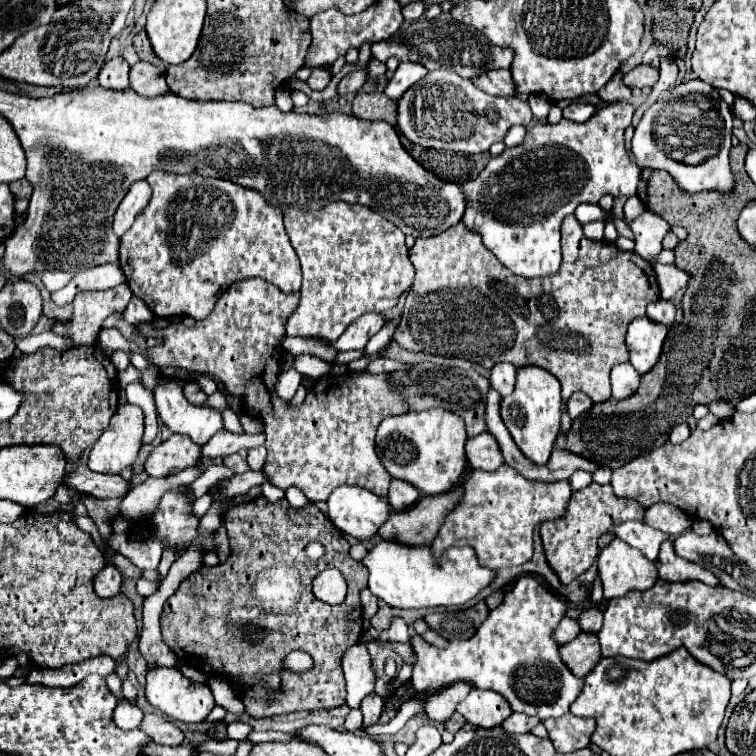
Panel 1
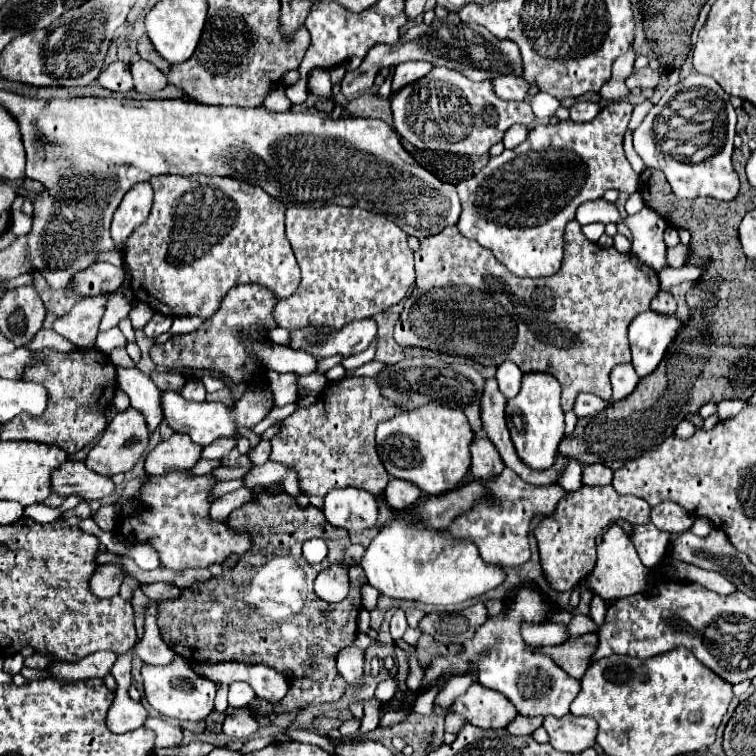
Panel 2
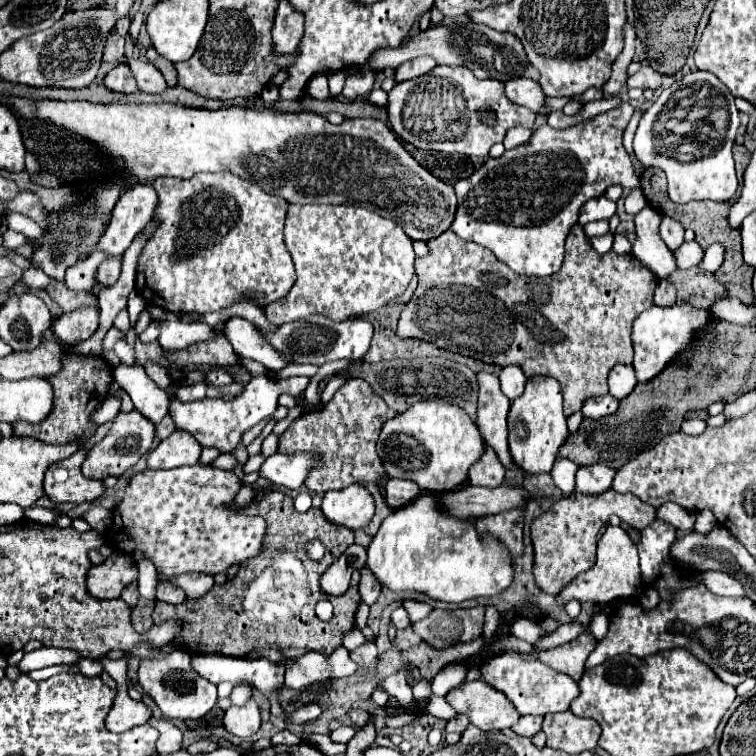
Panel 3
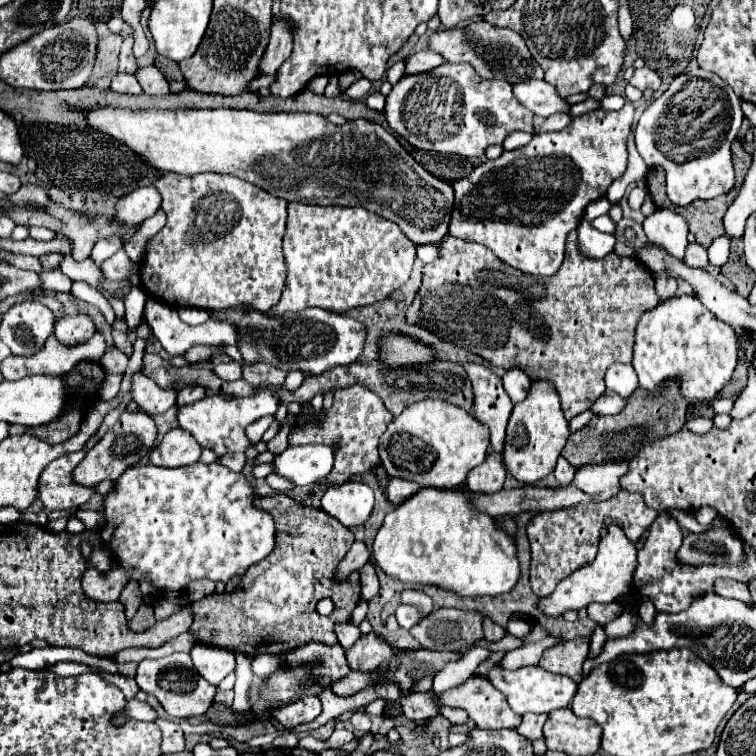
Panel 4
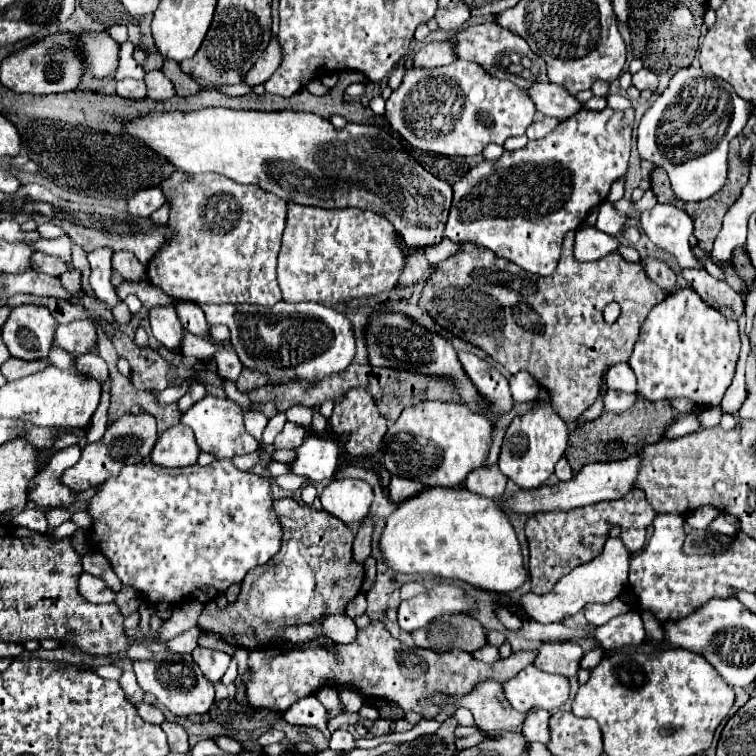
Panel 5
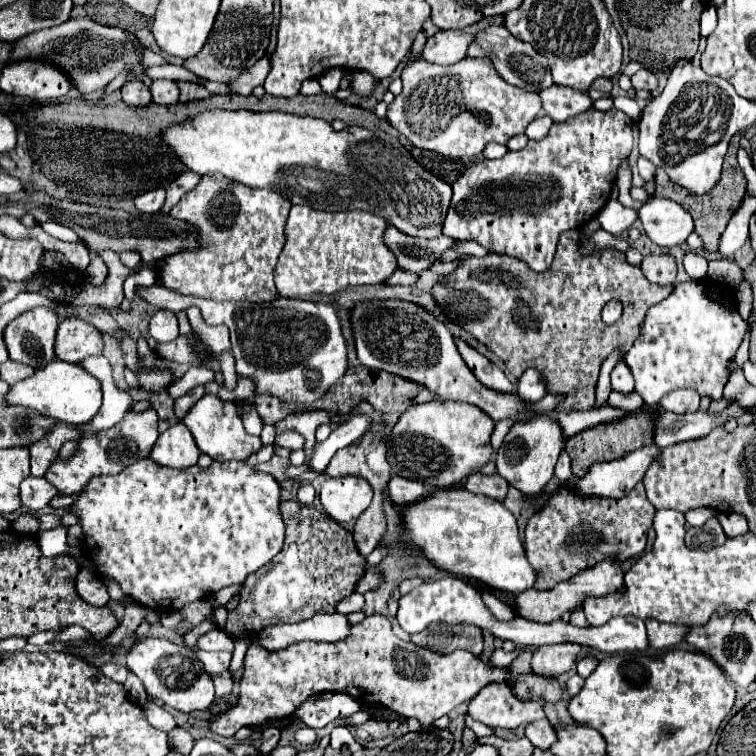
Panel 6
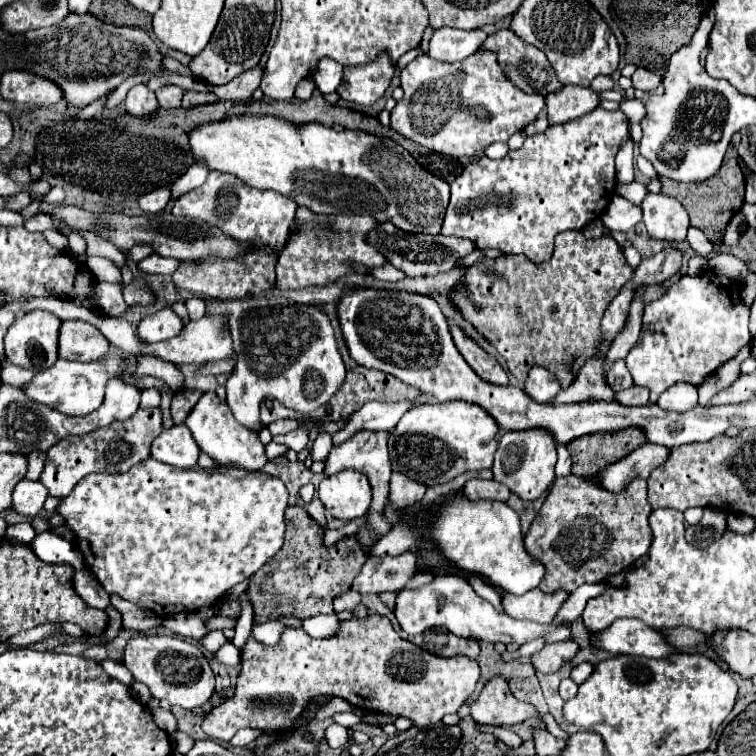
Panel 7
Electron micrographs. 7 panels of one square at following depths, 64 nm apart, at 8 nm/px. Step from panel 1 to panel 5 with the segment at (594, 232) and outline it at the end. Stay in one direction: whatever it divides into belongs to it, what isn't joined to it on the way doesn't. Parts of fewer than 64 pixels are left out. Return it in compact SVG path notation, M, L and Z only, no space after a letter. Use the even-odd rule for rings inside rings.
M604 202L600 208L600 214L598 214L598 220L596 220L596 228L610 236L616 236L622 230L624 220L626 220L626 214L616 212L610 202Z

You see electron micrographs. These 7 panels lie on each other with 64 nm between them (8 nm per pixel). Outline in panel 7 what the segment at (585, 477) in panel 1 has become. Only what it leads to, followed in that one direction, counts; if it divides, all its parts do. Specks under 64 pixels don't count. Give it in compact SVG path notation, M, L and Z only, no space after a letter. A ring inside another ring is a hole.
M558 444L558 462L556 462L556 476L568 476L570 474L570 456L564 444Z

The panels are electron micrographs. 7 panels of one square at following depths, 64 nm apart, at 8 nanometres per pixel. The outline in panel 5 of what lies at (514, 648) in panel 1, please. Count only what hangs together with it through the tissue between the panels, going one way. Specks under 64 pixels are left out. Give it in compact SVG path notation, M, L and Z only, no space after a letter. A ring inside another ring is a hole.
M534 664L520 670L512 680L502 684L512 708L528 712L532 708L560 708L570 696L570 680L558 674L540 672Z

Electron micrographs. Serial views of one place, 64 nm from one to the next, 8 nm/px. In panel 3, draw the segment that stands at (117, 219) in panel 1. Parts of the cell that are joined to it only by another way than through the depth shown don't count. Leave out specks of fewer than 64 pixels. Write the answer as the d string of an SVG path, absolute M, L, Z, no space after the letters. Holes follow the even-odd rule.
M136 184L126 190L112 210L112 220L98 244L98 250L108 254L124 254L140 228L152 220L156 204L158 196L150 184Z

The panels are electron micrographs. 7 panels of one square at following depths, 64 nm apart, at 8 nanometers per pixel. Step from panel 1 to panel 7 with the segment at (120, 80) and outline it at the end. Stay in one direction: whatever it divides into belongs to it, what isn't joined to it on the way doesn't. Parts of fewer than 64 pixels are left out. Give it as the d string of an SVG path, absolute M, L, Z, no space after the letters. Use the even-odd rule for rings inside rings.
M134 86L128 90L126 100L124 100L124 108L138 118L148 118L152 112L156 112L158 108L158 100L154 96L152 90L148 90L146 86Z

